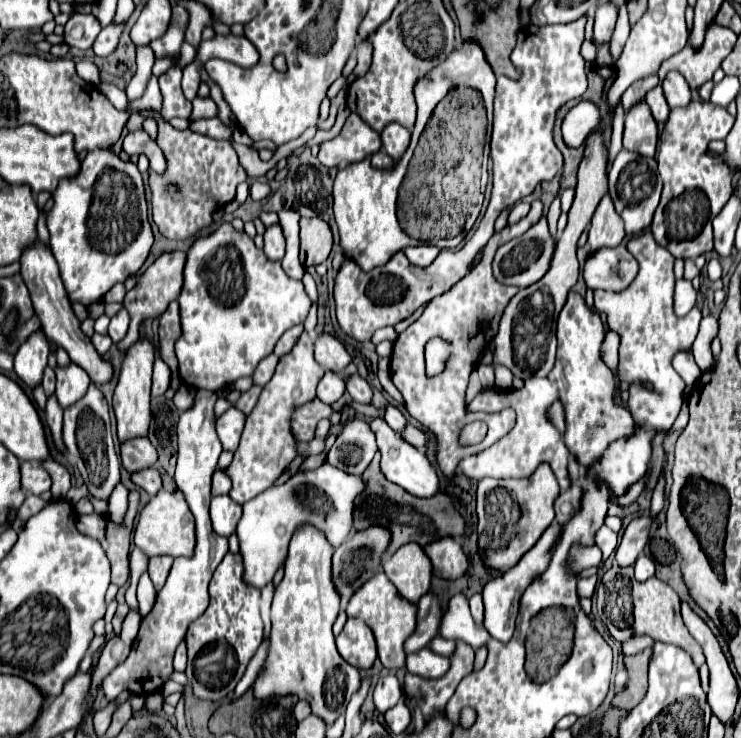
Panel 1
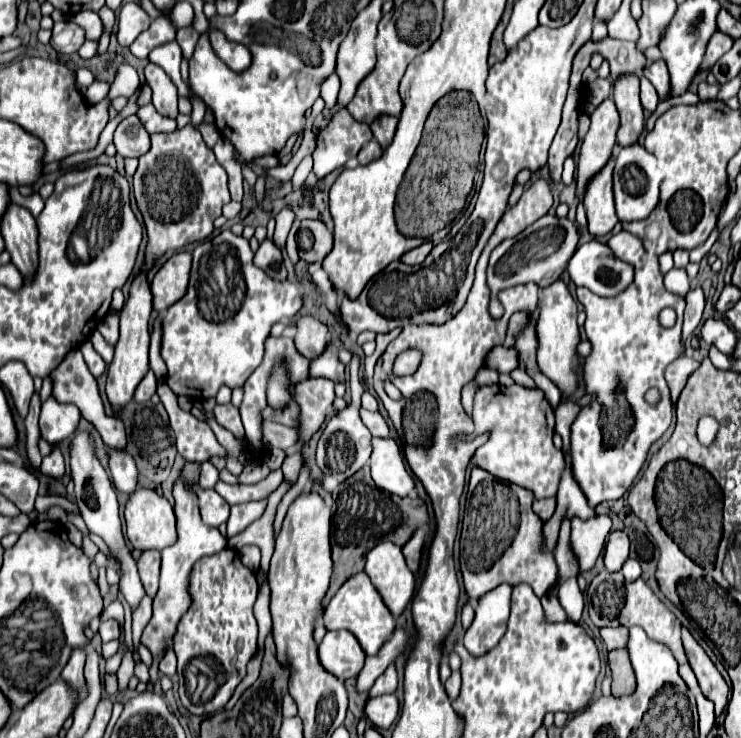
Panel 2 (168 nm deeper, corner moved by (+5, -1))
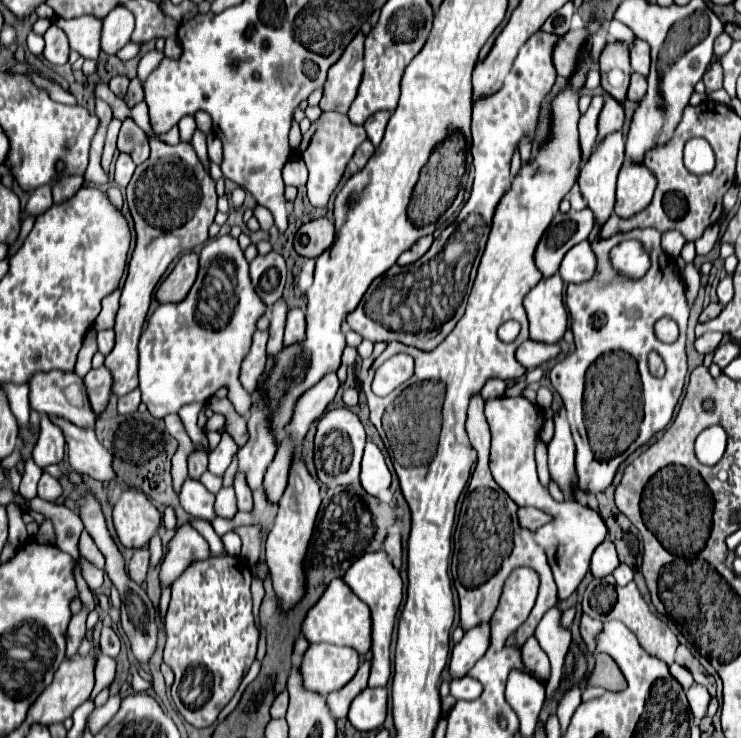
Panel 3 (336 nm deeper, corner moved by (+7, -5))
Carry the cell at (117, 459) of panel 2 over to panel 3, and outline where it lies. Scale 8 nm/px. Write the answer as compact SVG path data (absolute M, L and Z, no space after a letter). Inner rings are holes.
M51 416L51 420L63 430L69 464L75 472L103 482L115 478L115 472L111 468L111 454L101 446L91 428L79 428L73 422L57 416Z

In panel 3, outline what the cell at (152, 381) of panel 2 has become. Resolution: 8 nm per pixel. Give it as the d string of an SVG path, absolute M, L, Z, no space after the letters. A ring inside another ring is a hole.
M137 388L137 390L133 390L133 392L129 392L129 394L125 394L125 396L119 398L117 412L119 414L133 414L139 408L139 404L141 404L141 392Z

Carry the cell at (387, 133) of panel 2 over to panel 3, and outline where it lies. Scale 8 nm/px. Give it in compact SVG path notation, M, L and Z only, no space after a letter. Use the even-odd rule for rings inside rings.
M381 110L381 112L375 112L373 116L369 116L369 120L363 124L363 128L367 130L367 138L371 140L373 146L377 146L383 140L383 132L385 132L387 122L389 122L389 112Z

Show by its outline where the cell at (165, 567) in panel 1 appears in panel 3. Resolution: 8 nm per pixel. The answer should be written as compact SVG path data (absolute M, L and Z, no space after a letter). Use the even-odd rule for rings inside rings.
M137 548L133 558L129 560L129 566L127 566L129 578L135 580L137 584L141 584L145 580L145 576L147 576L147 568L149 568L149 550Z

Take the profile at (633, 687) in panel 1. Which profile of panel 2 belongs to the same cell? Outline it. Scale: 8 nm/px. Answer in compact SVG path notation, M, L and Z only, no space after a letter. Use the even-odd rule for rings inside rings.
M627 650L609 652L609 666L613 674L613 696L619 698L619 696L627 696L635 692L637 680L635 680L635 672L629 660L629 652Z

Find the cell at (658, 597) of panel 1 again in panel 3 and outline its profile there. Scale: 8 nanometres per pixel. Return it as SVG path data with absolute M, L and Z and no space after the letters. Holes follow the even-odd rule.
M629 582L623 588L621 586L615 586L615 592L617 592L615 606L607 614L601 614L599 620L621 620L637 636L637 640L639 640L641 648L645 648L645 652L649 652L655 658L661 658L663 662L667 662L671 666L675 662L675 650L677 650L677 644L679 644L677 642L677 636L671 632L671 628L663 620L659 620L659 616L655 616L649 610L649 606L643 600L643 596L639 594L635 582Z

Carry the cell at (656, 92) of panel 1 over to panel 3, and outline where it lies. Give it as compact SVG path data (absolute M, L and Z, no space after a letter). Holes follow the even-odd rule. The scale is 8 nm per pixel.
M633 72L633 74L631 74L629 92L627 92L627 100L639 102L645 92L647 92L647 78L645 78L645 76L637 76L637 72Z

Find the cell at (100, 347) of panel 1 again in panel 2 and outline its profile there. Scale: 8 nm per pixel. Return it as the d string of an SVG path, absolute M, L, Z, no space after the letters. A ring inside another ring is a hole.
M85 340L79 348L81 348L81 352L83 352L85 364L87 364L87 368L91 370L91 374L93 374L95 378L97 378L97 376L101 376L101 374L105 372L105 362L103 362L103 358L97 354L97 350L93 348L91 340Z

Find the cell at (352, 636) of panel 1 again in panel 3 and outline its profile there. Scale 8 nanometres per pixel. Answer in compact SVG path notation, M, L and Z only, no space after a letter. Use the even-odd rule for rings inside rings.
M311 644L299 666L305 690L327 696L343 688L359 668L359 654L353 648L335 644Z

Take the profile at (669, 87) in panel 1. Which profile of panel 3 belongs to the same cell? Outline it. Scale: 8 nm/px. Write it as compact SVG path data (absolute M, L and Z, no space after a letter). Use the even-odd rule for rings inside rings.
M635 38L633 44L631 44L631 50L629 50L629 58L631 58L631 68L643 76L649 74L649 44L645 44L643 40Z

